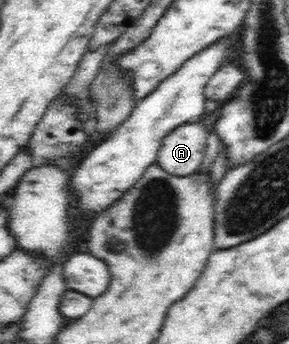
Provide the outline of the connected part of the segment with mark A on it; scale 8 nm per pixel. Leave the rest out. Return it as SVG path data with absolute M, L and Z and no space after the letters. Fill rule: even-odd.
M200 122L178 126L161 143L155 163L178 179L195 174L202 165L208 135L209 127Z

